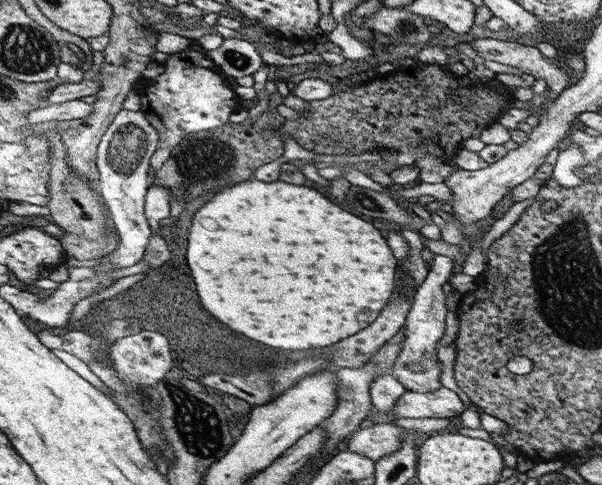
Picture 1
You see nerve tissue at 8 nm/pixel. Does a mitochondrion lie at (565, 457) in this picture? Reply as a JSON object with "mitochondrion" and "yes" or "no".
{"mitochondrion":"no"}

